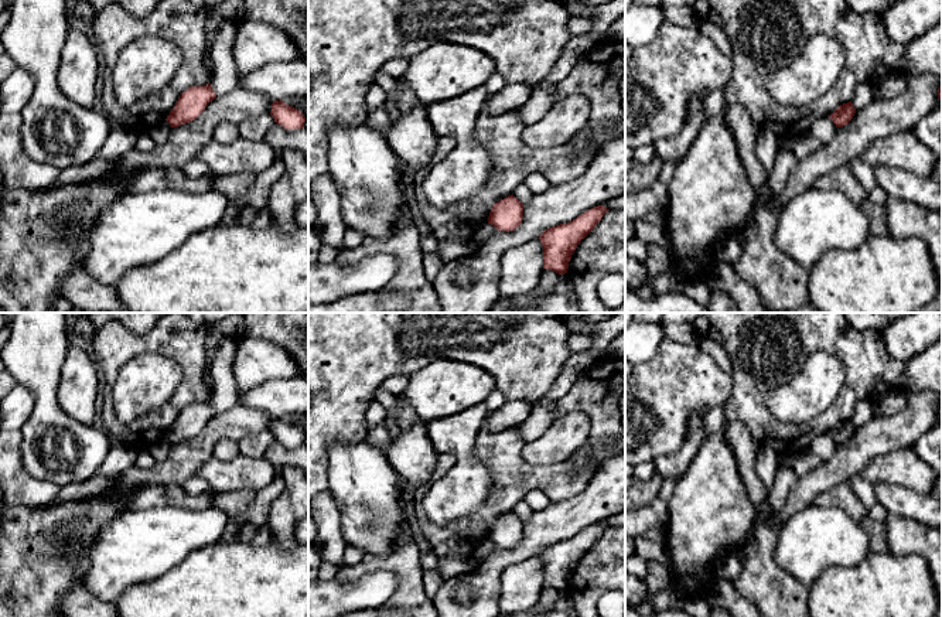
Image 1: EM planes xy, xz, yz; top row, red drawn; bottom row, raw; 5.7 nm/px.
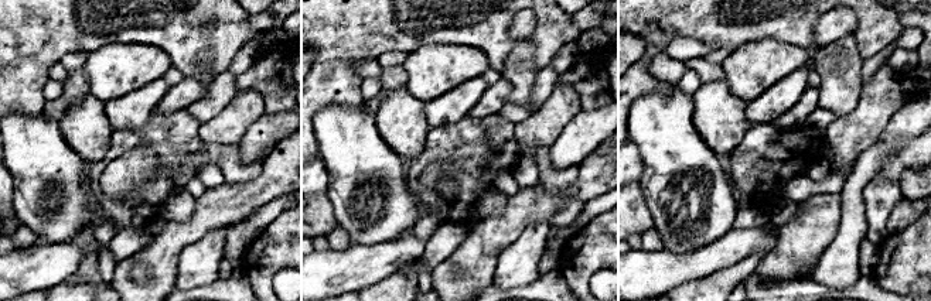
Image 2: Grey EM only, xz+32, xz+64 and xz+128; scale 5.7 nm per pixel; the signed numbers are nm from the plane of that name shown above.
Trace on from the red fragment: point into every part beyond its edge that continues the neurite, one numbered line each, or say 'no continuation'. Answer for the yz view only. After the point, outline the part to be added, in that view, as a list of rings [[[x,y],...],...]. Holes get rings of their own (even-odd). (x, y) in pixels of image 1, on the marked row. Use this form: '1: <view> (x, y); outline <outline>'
no continuation

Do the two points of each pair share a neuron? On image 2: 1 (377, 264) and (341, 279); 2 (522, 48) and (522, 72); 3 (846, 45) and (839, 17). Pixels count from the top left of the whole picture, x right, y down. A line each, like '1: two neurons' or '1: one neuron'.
1: one neuron
2: one neuron
3: two neurons

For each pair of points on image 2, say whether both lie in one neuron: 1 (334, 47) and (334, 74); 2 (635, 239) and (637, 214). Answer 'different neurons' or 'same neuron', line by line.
1: same neuron
2: different neurons

